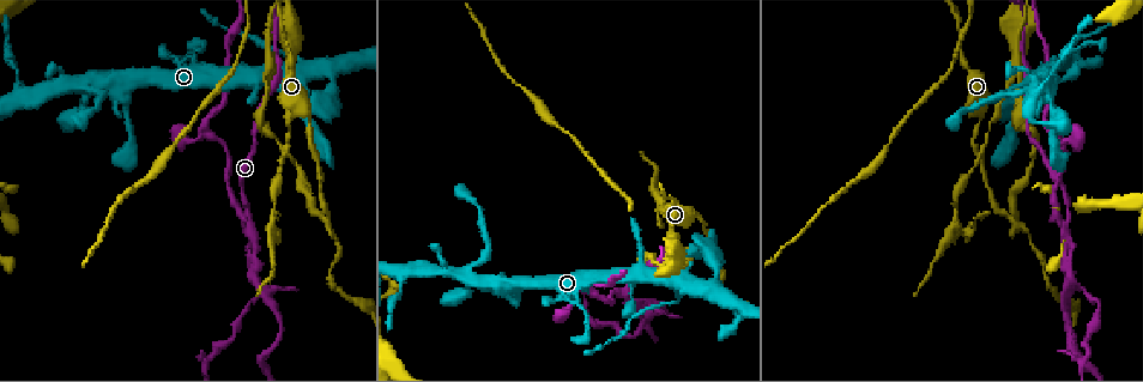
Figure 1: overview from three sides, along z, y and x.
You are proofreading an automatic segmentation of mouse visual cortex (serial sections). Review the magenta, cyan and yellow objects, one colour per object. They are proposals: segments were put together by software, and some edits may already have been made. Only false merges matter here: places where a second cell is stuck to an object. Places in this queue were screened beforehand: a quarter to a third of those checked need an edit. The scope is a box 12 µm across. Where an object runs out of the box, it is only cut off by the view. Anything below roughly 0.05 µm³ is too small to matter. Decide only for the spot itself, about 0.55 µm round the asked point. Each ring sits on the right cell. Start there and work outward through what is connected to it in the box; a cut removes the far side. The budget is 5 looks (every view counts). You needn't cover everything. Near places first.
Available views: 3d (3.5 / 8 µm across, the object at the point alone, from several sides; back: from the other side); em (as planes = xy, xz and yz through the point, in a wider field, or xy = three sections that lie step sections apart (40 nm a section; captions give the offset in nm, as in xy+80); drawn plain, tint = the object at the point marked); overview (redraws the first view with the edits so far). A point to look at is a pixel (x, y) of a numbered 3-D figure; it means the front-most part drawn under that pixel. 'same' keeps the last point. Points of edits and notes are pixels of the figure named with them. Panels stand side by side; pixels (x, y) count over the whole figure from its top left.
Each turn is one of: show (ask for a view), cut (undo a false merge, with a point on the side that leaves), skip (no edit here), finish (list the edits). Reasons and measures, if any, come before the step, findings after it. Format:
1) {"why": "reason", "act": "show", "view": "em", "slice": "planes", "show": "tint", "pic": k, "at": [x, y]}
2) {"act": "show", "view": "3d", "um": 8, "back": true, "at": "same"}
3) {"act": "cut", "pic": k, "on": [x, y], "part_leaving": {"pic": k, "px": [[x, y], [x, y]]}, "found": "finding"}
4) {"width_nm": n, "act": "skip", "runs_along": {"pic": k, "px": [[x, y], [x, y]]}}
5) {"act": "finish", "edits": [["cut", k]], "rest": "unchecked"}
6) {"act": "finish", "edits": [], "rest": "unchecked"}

{"why": "three-way junction", "act": "show", "view": "3d", "um": 8, "pic": 1, "at": [249, 224]}

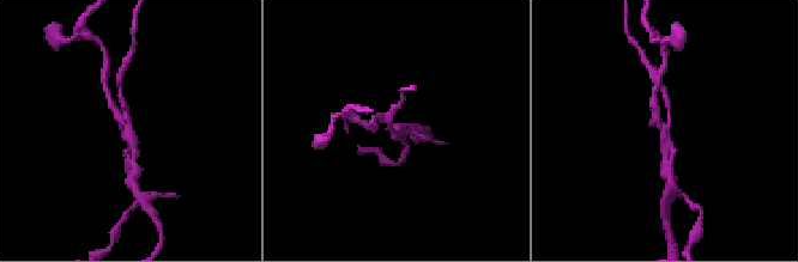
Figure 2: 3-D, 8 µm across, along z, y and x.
{"why": "shape alone is not enough", "act": "show", "view": "em", "slice": "xy", "step": 3, "show": "tint", "pic": 2, "at": [666, 125]}

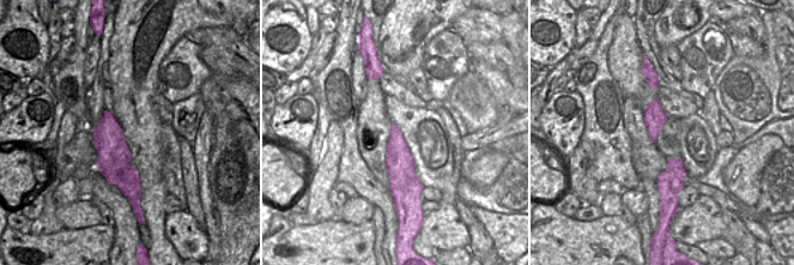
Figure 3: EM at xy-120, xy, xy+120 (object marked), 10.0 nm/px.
{"arm_widths_nm": [150, 250, 250], "act": "cut", "pic": 2, "on": [656, 114], "found": "two cells meet here"}

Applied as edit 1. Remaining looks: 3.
{"why": "sharp bend", "act": "show", "view": "3d", "um": 8, "pic": 1, "at": [28, 91]}

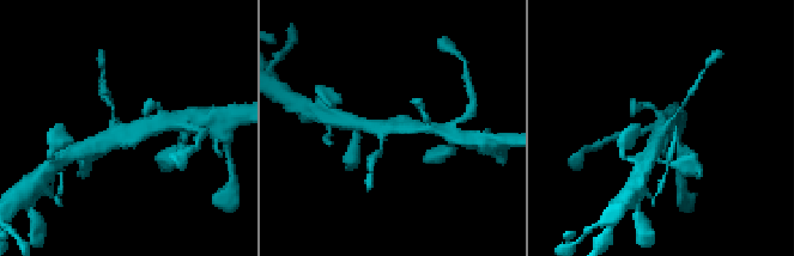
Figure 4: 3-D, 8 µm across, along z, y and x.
{"act": "show", "view": "3d", "um": 3.5, "pic": 4, "at": [122, 128]}

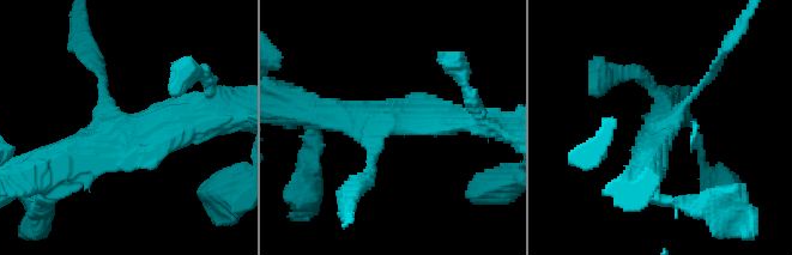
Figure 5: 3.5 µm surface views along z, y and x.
{"why": "shape alone is not enough", "act": "show", "view": "em", "slice": "xy", "step": 5, "show": "tint", "pic": 5, "at": [660, 123]}

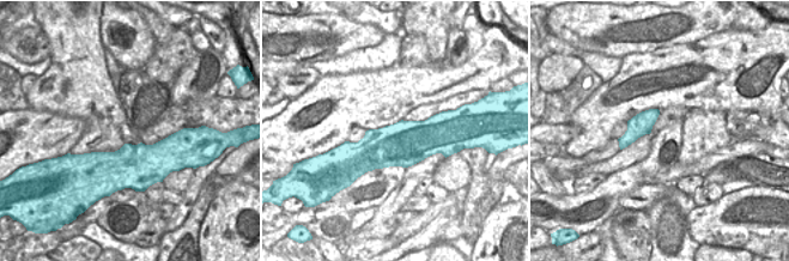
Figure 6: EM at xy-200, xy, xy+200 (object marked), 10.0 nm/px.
{"act": "skip", "runs_along": {"pic": 5, "px": [[206, 121], [126, 125], [59, 165]]}, "found": "continuous, no second cell"}

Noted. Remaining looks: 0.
{"act": "finish", "edits": [["cut", 2]], "rest": "unchecked"}

